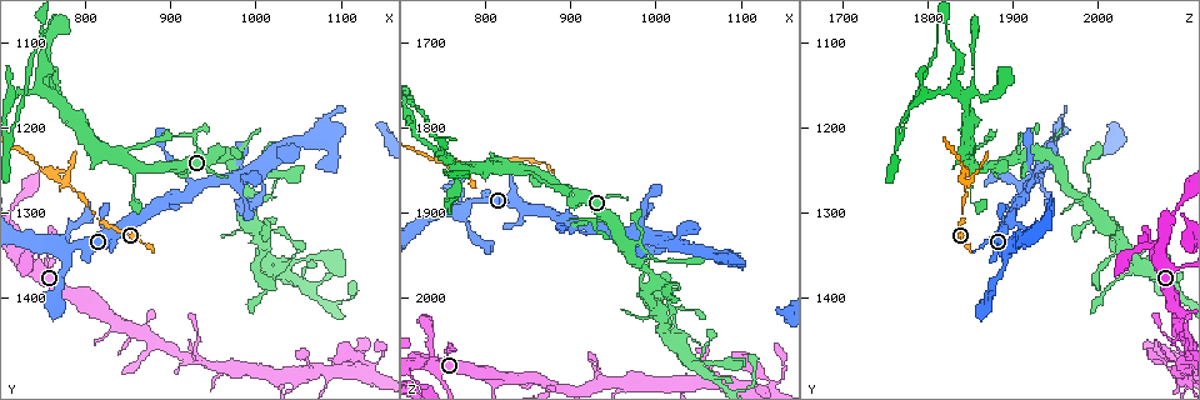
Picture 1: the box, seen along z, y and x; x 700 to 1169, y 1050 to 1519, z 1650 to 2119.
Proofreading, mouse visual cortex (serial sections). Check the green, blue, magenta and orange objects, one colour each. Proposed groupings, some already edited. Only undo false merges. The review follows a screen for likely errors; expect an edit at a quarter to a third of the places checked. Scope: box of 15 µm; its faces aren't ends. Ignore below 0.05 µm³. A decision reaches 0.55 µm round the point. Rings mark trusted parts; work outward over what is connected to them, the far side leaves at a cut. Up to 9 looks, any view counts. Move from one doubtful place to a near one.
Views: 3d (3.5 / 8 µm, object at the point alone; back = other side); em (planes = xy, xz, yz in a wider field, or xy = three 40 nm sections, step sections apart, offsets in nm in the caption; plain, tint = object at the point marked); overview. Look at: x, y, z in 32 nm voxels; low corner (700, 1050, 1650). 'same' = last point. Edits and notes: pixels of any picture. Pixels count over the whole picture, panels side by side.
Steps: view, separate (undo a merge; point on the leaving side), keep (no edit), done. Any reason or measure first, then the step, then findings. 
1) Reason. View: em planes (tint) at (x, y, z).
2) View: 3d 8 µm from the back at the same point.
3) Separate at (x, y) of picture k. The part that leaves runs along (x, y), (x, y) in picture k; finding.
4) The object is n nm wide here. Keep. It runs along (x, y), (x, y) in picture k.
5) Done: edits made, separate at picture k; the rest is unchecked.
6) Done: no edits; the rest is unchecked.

Arms part here. View: 3d 3.5 µm at (775, 1265, 1840).

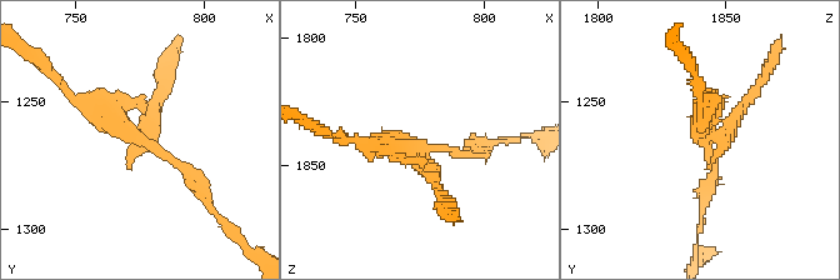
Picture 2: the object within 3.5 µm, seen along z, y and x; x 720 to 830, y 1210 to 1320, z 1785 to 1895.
View: em planes (tint) at (776, 1265, 1843).

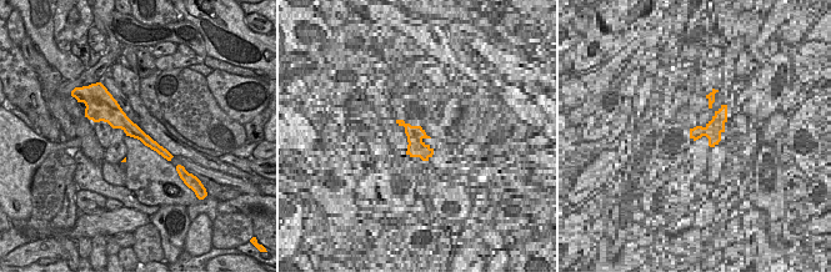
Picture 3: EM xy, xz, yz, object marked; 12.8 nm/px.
Separate at (748, 100) of picture 2. The part that leaves runs along (718, 136), (765, 75), (778, 40) in picture 2; two cells meet here.

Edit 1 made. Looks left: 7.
Thin arm on a thick one. View: 3d 3.5 µm at (855, 1240, 1855).

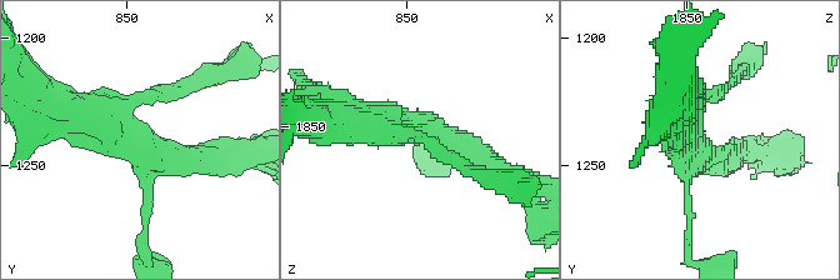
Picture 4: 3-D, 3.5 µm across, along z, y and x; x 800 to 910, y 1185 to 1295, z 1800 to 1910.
4 arms meet here; the arms are 100, 150, 250, 400 nm wide. View: em xy step 2 (tint) at (851, 1239, 1852).

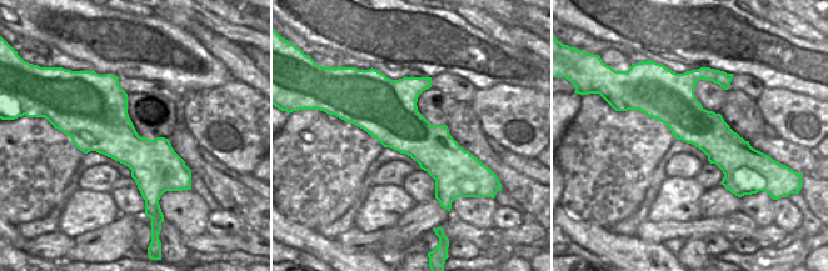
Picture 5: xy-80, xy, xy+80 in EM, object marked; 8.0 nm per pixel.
Keep. It runs along (201, 158), (51, 111) in picture 4; continuous, no second cell.

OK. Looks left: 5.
Sudden change in width. View: 3d 3.5 µm from the back at (930, 1470, 2100).

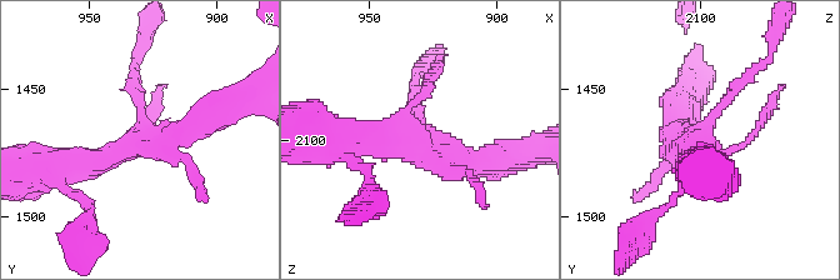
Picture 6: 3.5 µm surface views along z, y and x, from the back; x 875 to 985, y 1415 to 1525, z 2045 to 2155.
View: em planes (tint) at (929, 1467, 2100).

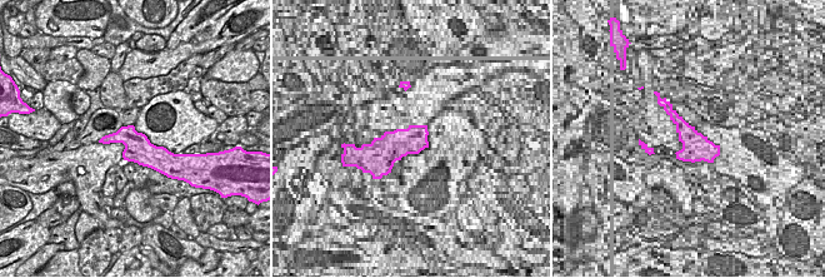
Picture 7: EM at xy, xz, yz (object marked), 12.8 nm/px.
Keep. It runs along (484, 160), (419, 148), (415, 80) in picture 6; one cell here.

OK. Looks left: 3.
Abrupt turn. View: 3d 8 µm from the back at (1140, 1475, 2095).

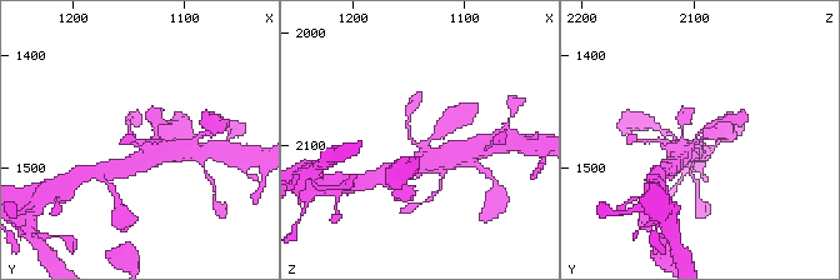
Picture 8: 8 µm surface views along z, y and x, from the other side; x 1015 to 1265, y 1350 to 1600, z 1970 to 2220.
Closer look. View: 3d 3.5 µm from the back at (1144, 1472, 2102).

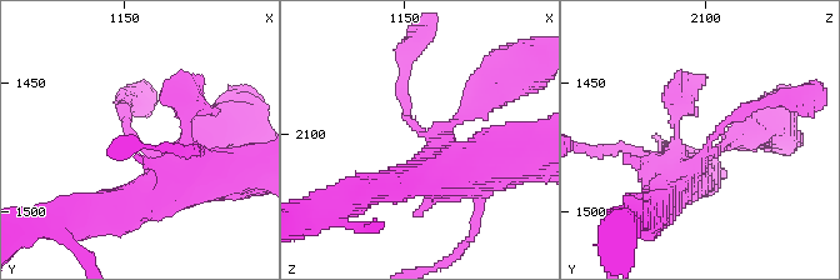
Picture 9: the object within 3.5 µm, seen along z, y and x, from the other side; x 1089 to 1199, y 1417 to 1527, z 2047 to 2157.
3 arms meet here; the arms are 150, 150, 600 nm wide; shape alone is not enough. View: em xy step 3 (tint) at (1144, 1473, 2100).

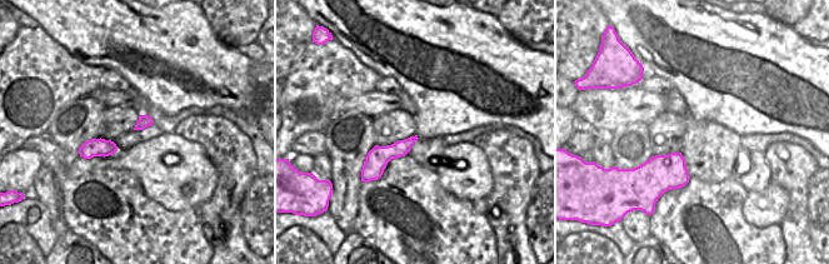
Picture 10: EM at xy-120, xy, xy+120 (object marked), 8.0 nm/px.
The object is 130 nm wide here. Keep. It runs along (411, 140), (384, 154), (364, 173) in picture 10; all the same cell.

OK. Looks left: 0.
Done: edits made, separate at picture 2; the rest is unchecked.

